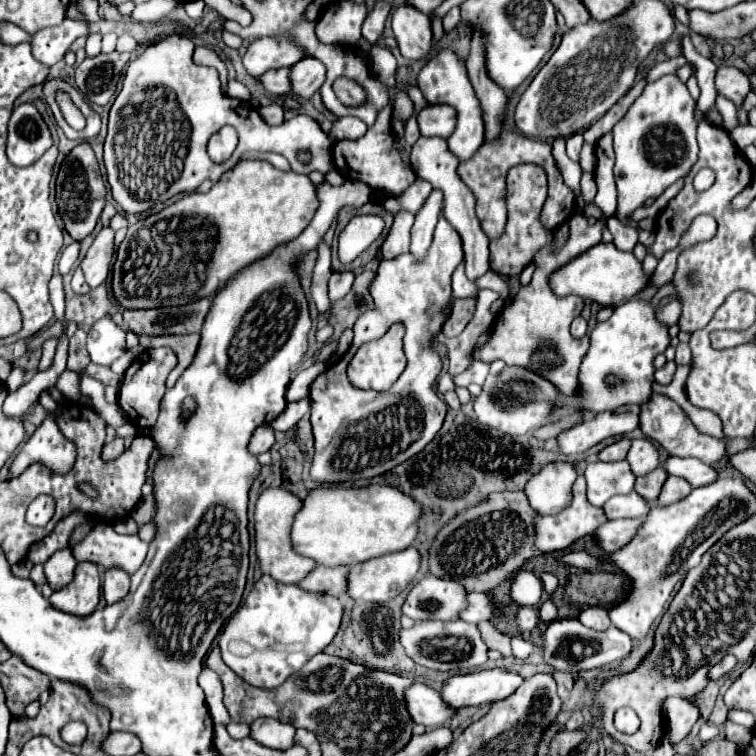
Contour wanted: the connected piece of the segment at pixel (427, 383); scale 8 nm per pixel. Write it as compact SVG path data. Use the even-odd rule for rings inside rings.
M441 214L433 244L429 248L429 254L423 258L423 262L413 262L413 257L409 254L402 254L391 260L381 260L375 275L375 280L371 284L371 296L375 300L375 308L365 312L353 326L355 336L349 346L349 350L335 362L335 366L327 368L325 374L319 374L313 384L309 386L309 398L311 398L311 424L313 424L313 434L315 434L315 456L311 462L311 478L315 482L355 482L355 480L365 480L373 478L379 474L389 472L393 466L405 462L413 454L421 452L439 432L443 426L443 418L447 412L445 402L437 396L435 392L435 380L441 372L441 358L433 350L433 336L439 332L445 324L443 308L451 302L451 274L455 268L463 262L463 248L461 248L461 238L457 230L445 220ZM401 322L407 328L405 336L405 354L407 354L407 368L403 370L399 378L399 388L397 392L365 392L357 390L349 378L347 378L347 364L349 358L359 350L361 344L371 342L381 338L391 324Z

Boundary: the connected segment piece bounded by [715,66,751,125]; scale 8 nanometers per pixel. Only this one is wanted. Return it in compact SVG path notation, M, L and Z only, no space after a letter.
M719 66L715 72L715 90L717 90L717 94L721 94L737 104L738 124L749 124L748 113L741 112L741 104L751 90L747 74L733 66Z

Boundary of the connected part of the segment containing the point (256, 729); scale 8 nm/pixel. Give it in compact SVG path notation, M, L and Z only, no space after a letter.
M257 718L249 724L249 730L249 738L253 738L261 746L277 750L293 746L295 728L285 722L277 722L275 718Z

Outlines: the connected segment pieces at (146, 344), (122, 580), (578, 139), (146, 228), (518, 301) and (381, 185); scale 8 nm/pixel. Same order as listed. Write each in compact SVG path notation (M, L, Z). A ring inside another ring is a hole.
M189 334L189 336L157 336L157 338L139 338L141 346L145 349L158 348L158 346L169 346L175 350L179 364L171 370L167 378L167 388L173 388L179 376L187 370L187 366L193 362L197 346L199 346L199 334Z
M117 566L105 570L105 580L103 580L103 596L107 604L119 602L125 598L129 592L129 574Z
M579 132L567 136L567 156L569 156L571 160L579 160L581 146L583 146L583 136L581 136Z
M243 160L235 168L227 170L209 192L187 194L171 206L129 226L113 264L113 298L119 306L129 310L179 306L199 298L209 298L247 264L267 256L279 244L295 240L311 222L315 210L315 184L307 176L281 172L265 160Z
M575 214L569 220L569 238L565 242L563 248L555 248L555 242L545 244L541 250L537 250L537 254L533 256L533 264L535 264L535 274L529 286L521 288L517 292L517 296L513 298L511 306L505 308L493 326L493 336L489 338L489 342L475 354L475 360L469 364L469 368L465 372L461 372L458 376L453 376L453 382L457 386L469 386L469 384L483 384L487 374L489 374L489 364L485 362L493 362L493 360L503 360L509 366L525 366L537 374L541 374L543 378L549 378L557 390L561 394L573 396L579 390L579 366L583 356L589 350L589 338L577 340L569 334L569 324L573 322L575 316L581 314L583 308L583 298L577 296L567 296L567 298L557 298L549 286L547 286L547 278L553 270L561 268L567 260L573 260L577 252L585 252L591 246L601 242L601 234L603 228L607 226L607 218L599 218L595 224L589 224L585 214Z
M391 106L379 110L377 122L363 138L341 140L335 144L335 166L343 176L347 174L349 180L361 180L369 188L389 192L395 198L399 198L415 182L415 172L403 164L401 154L395 148L395 136L391 132ZM351 172L355 172L355 178L351 178Z

